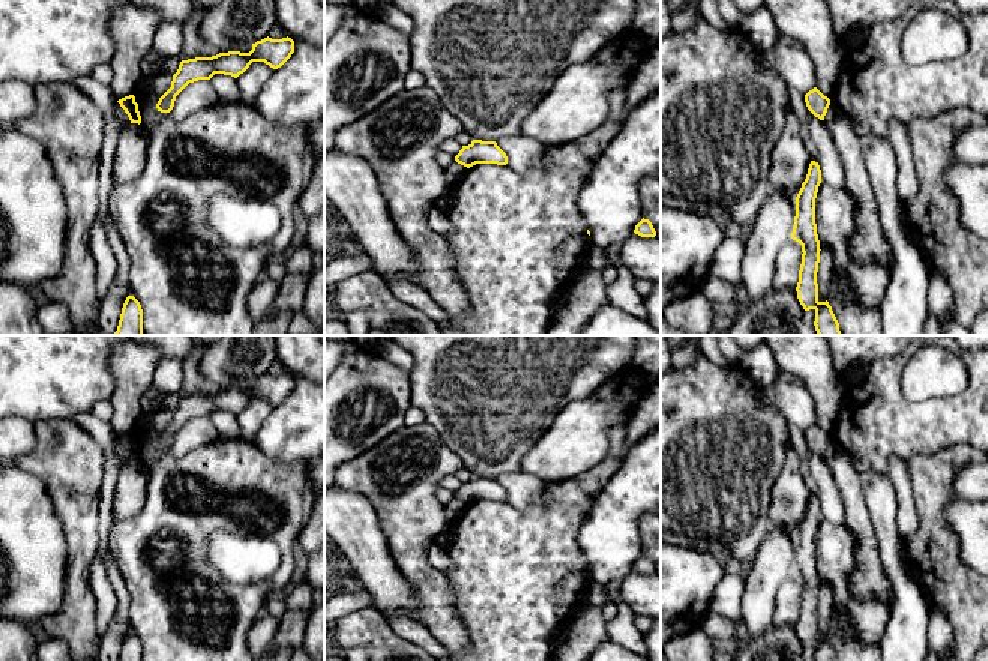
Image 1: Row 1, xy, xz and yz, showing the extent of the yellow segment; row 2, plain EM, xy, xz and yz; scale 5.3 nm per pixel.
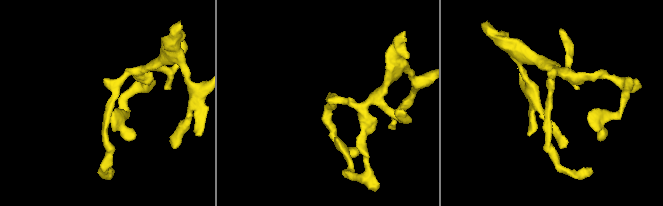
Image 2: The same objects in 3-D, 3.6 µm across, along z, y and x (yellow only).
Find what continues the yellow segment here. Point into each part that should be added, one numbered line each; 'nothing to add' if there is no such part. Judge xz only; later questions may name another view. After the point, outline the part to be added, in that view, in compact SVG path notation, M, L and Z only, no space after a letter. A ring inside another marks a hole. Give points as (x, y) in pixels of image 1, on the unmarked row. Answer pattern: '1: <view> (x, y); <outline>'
nothing to add

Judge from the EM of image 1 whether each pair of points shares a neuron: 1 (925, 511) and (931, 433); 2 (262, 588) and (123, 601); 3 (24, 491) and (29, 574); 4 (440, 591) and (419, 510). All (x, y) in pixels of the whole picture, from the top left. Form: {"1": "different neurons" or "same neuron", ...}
{"1": "different neurons", "2": "different neurons", "3": "same neuron", "4": "same neuron"}

